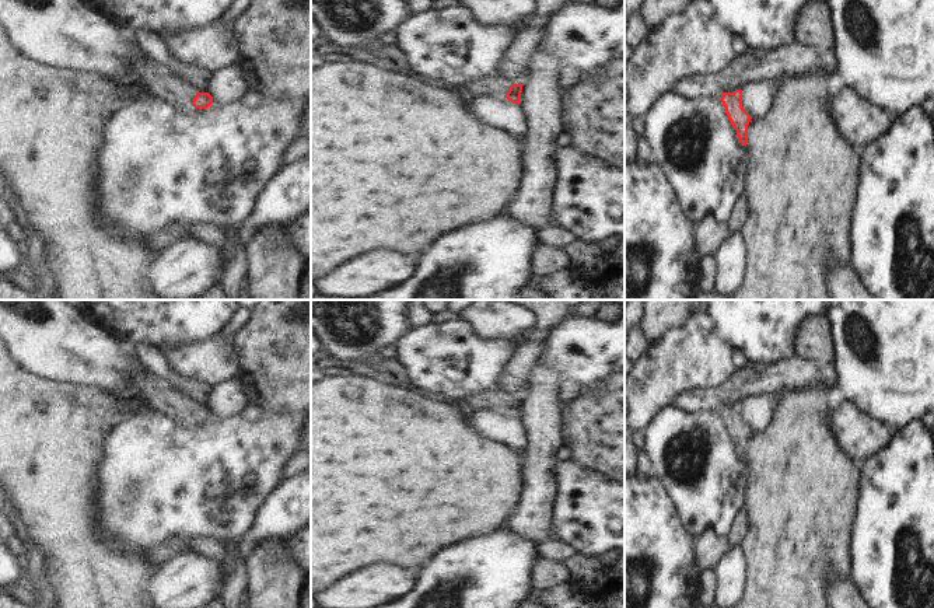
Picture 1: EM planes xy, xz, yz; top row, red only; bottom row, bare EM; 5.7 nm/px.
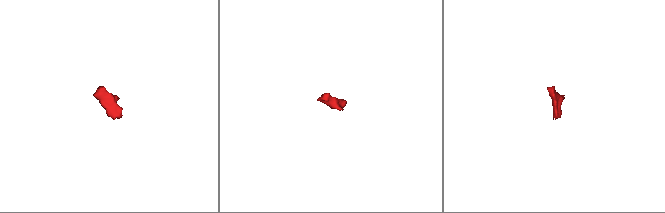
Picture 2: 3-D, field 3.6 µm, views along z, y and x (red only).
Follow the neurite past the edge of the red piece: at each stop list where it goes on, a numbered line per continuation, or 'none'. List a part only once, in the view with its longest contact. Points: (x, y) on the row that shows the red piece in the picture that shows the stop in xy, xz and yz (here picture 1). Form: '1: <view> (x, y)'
1: xy (157, 79).

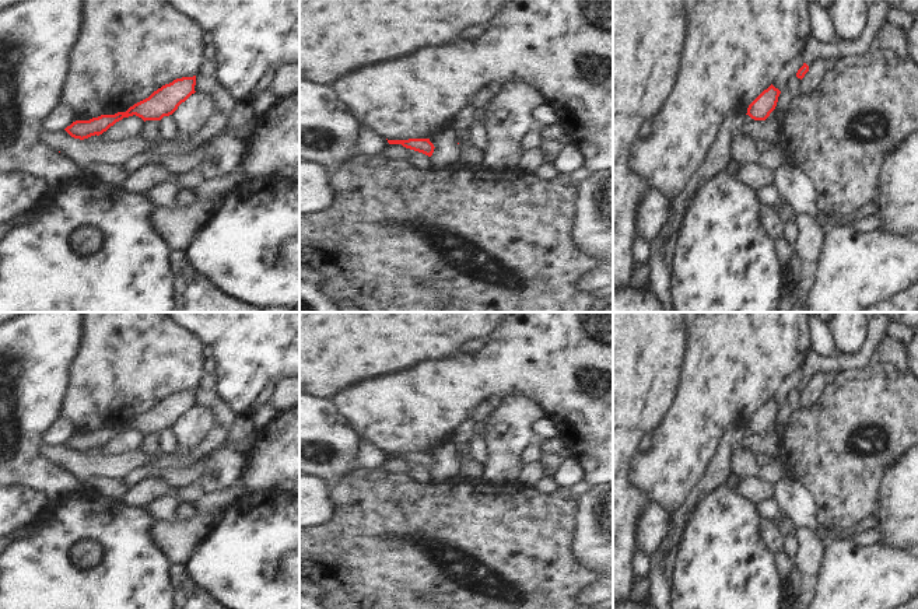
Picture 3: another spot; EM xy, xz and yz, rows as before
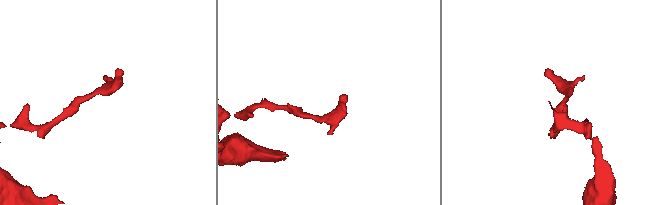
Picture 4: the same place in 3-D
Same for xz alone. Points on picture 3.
none.

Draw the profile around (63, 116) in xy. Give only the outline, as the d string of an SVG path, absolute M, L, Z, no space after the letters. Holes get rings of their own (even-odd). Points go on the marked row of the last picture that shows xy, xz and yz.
M60 105L48 119L45 123L45 130L48 132L59 132L64 130L67 126L70 126L73 122L77 120L77 115L74 109L66 105Z

